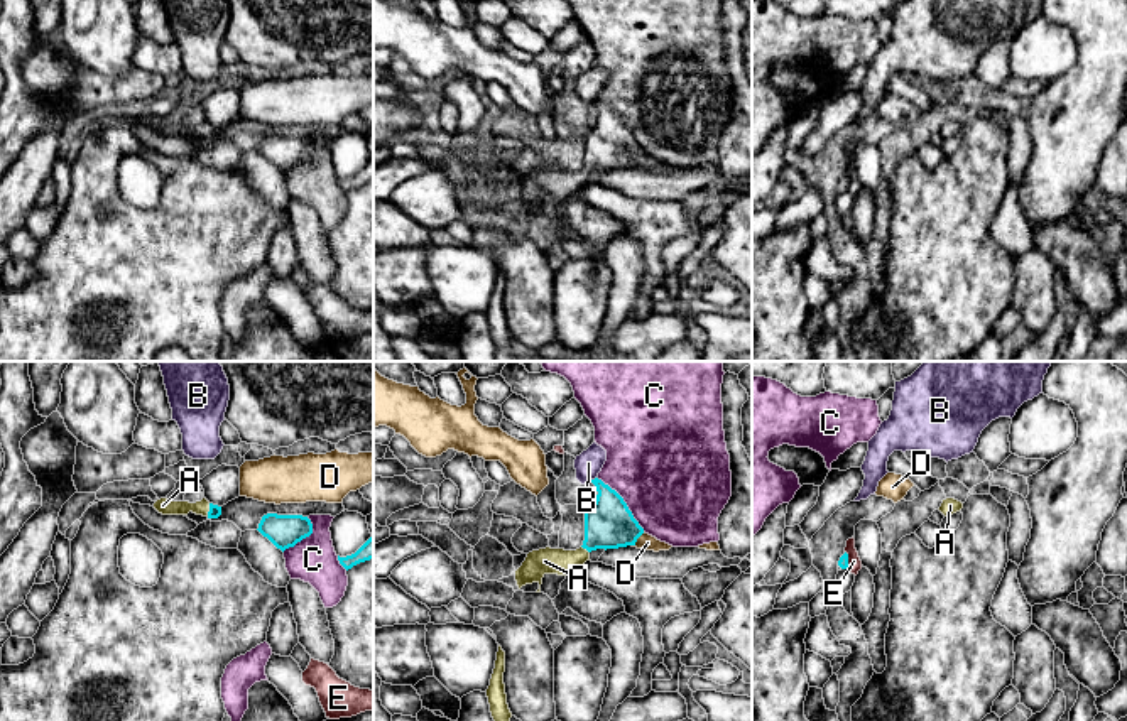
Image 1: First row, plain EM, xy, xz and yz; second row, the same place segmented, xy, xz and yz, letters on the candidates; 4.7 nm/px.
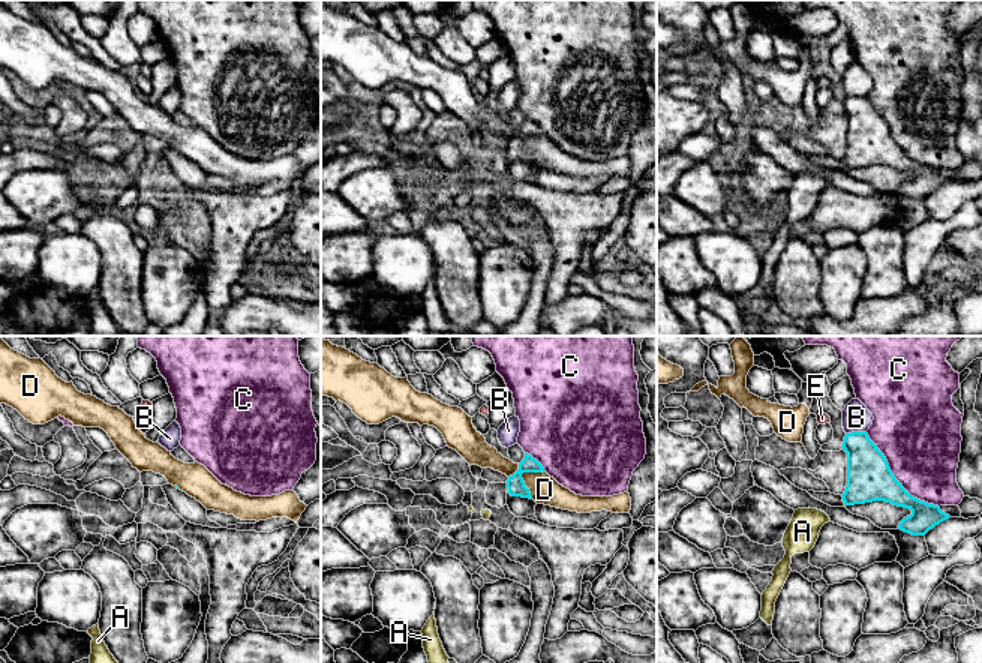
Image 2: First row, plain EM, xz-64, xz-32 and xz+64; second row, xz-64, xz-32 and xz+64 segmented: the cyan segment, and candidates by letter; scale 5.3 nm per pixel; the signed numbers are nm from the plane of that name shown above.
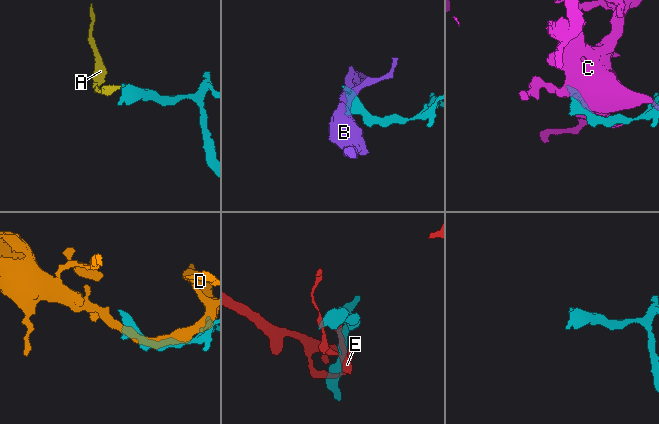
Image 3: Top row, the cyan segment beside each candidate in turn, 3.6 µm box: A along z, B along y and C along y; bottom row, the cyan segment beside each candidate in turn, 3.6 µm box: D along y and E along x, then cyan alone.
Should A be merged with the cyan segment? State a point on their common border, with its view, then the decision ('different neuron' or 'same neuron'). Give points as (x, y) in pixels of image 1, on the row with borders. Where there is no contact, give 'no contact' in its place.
contact xz (585, 547); same neuron

